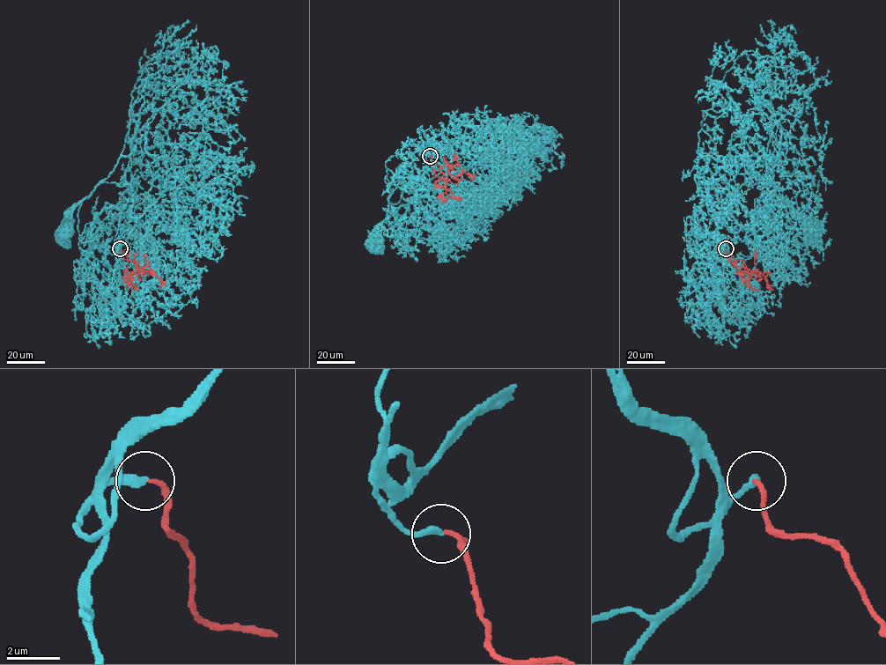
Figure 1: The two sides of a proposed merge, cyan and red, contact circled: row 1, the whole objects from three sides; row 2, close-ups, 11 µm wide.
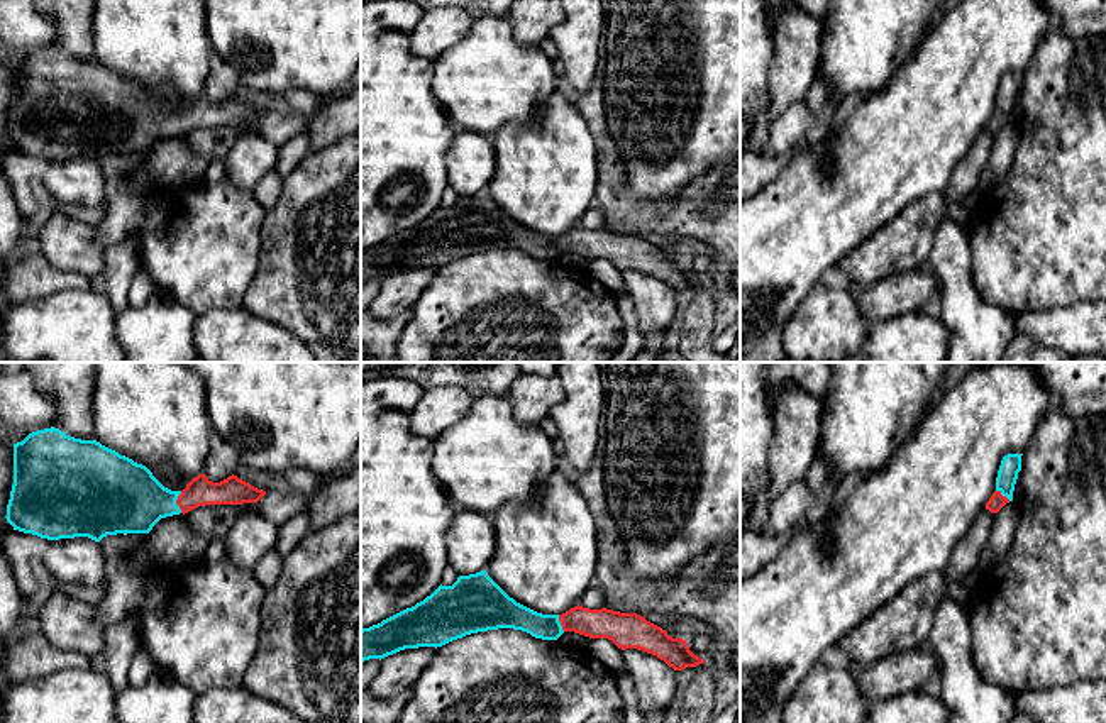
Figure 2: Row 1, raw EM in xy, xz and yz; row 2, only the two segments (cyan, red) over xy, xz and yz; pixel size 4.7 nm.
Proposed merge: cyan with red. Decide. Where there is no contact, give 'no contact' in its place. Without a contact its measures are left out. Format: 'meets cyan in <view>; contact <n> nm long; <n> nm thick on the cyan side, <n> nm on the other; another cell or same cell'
meets cyan in xy; contact 100 nm long; 360 nm thick on the cyan side, 140 nm on the other; same cell

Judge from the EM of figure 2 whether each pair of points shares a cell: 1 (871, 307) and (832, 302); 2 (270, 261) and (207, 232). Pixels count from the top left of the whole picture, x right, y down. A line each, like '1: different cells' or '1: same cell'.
1: different cells
2: different cells

